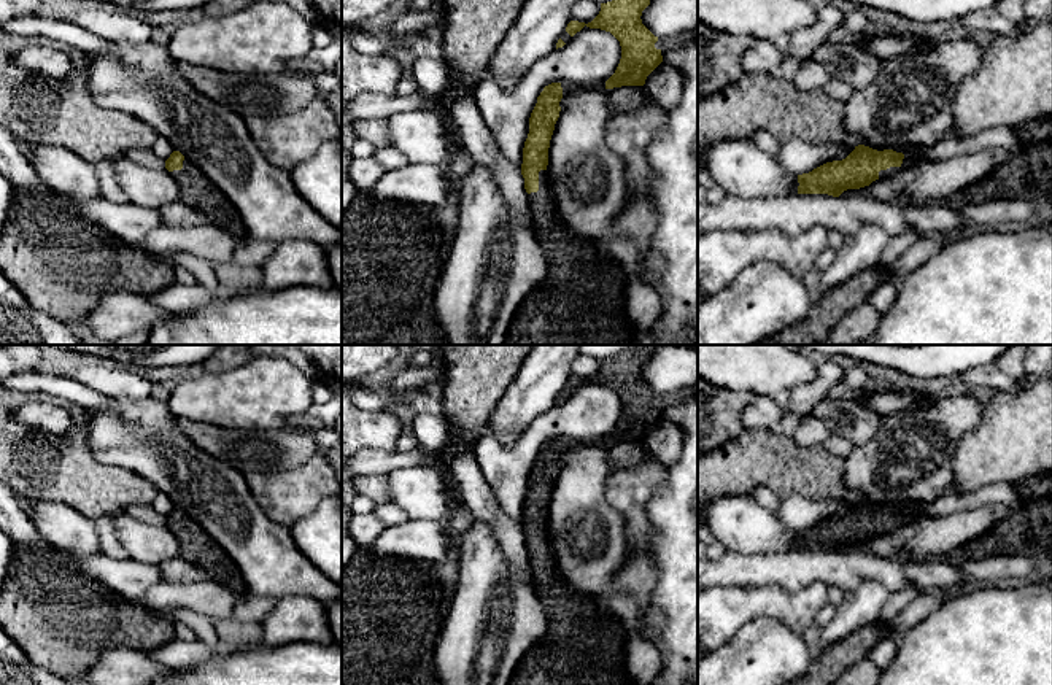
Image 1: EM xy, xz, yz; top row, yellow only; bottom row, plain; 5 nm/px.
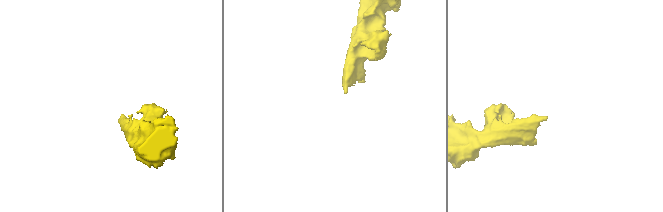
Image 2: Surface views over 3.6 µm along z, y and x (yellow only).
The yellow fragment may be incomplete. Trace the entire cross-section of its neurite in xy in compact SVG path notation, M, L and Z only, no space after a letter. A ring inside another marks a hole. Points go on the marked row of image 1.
M180 151L165 161L165 168L178 183L178 200L200 211L207 223L227 230L235 238L248 237L234 203Z

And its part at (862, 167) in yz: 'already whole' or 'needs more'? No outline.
needs more

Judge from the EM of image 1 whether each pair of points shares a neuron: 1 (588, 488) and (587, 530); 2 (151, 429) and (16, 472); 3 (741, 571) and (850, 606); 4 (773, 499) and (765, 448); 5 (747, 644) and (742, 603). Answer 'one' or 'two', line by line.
1: one
2: two
3: two
4: two
5: two

